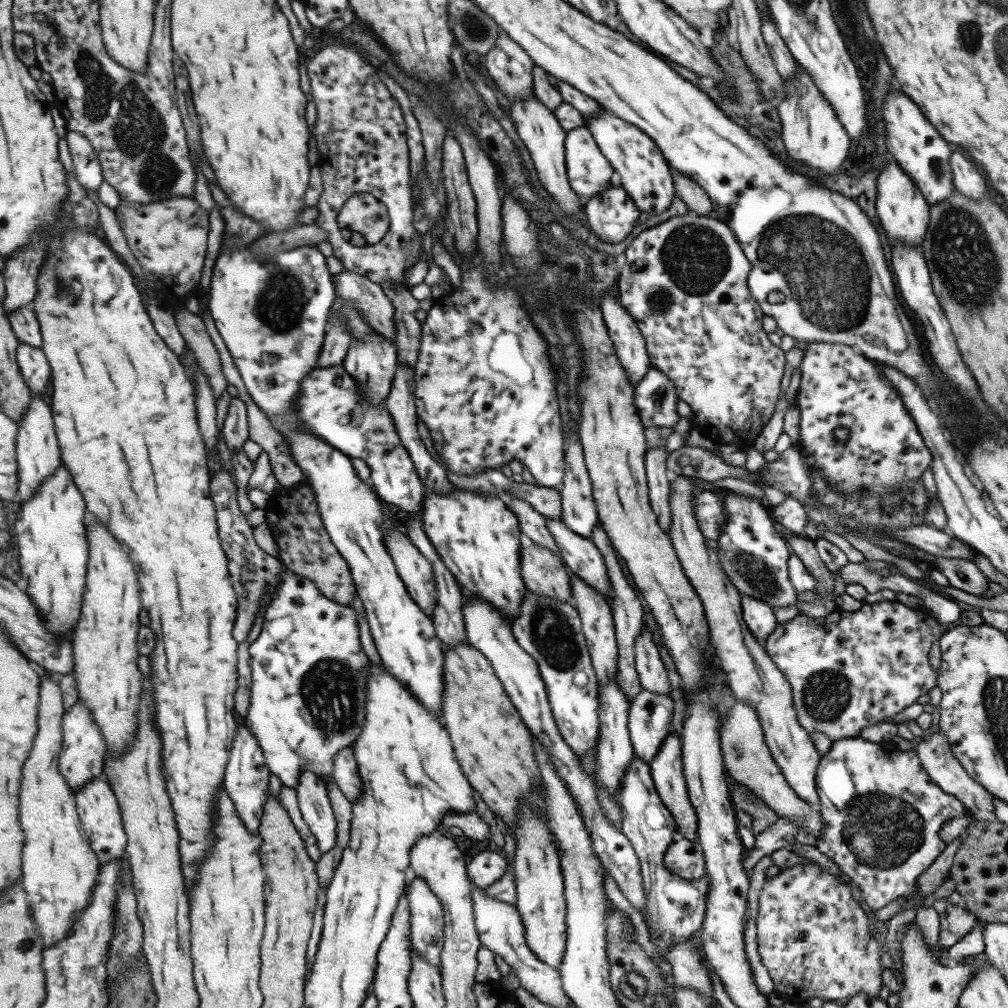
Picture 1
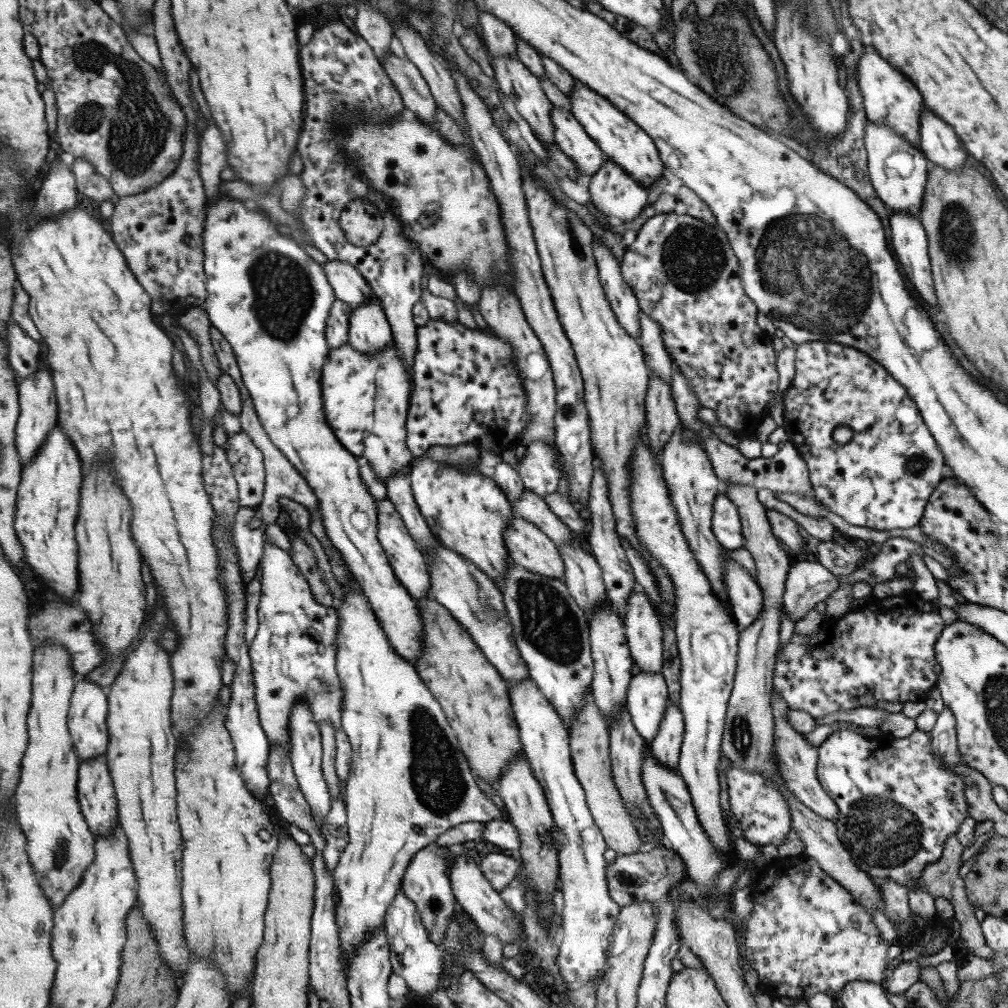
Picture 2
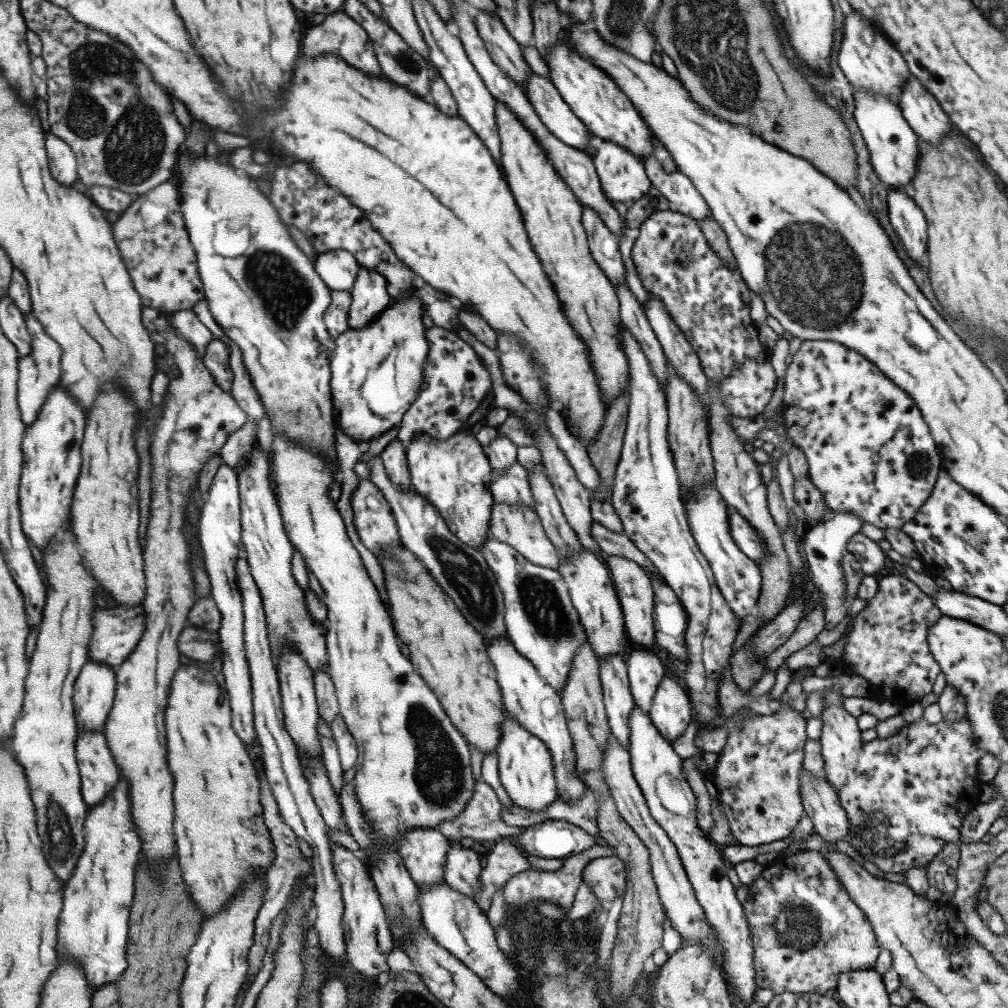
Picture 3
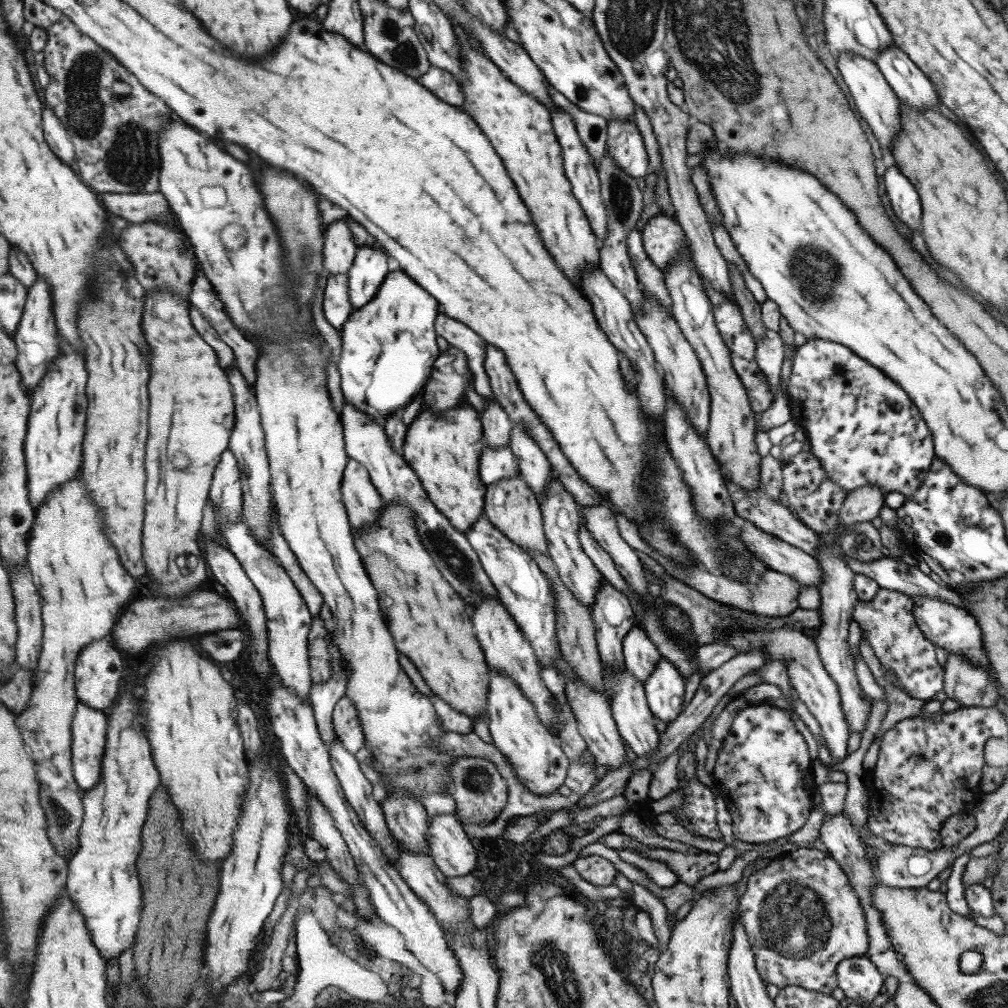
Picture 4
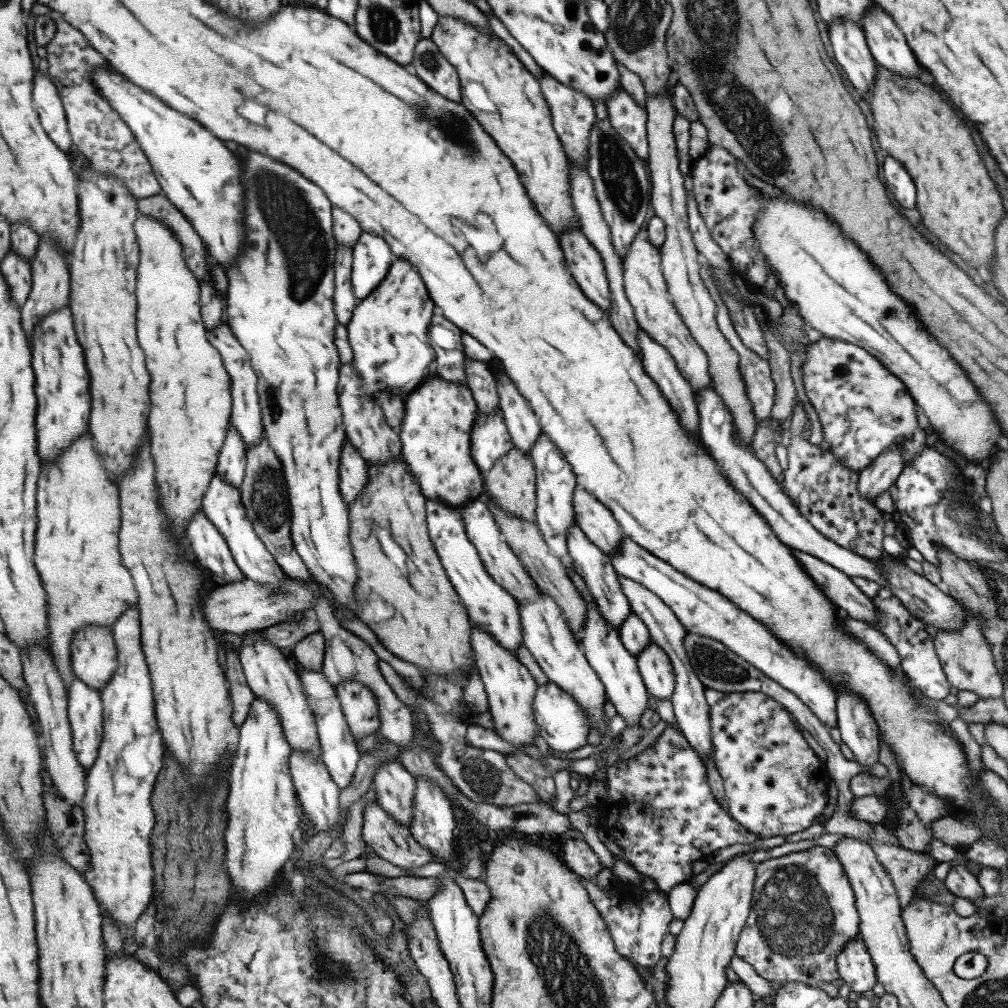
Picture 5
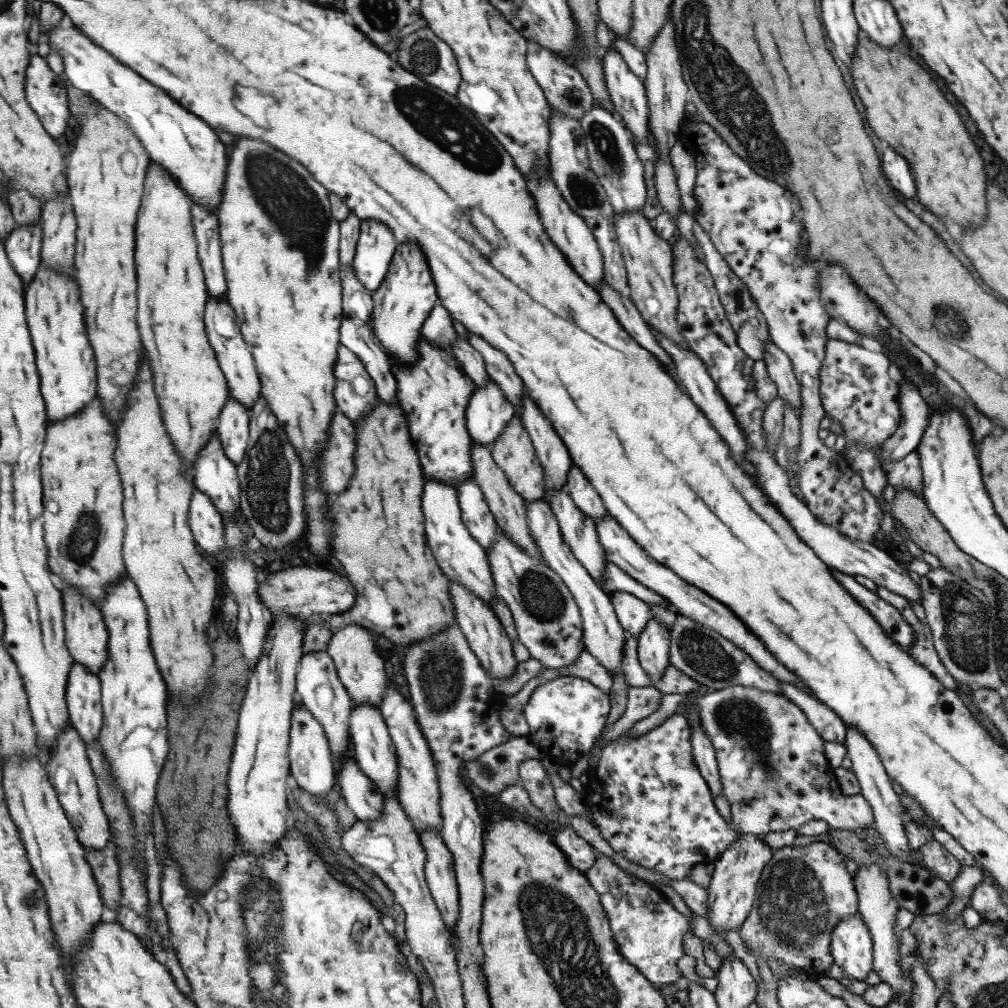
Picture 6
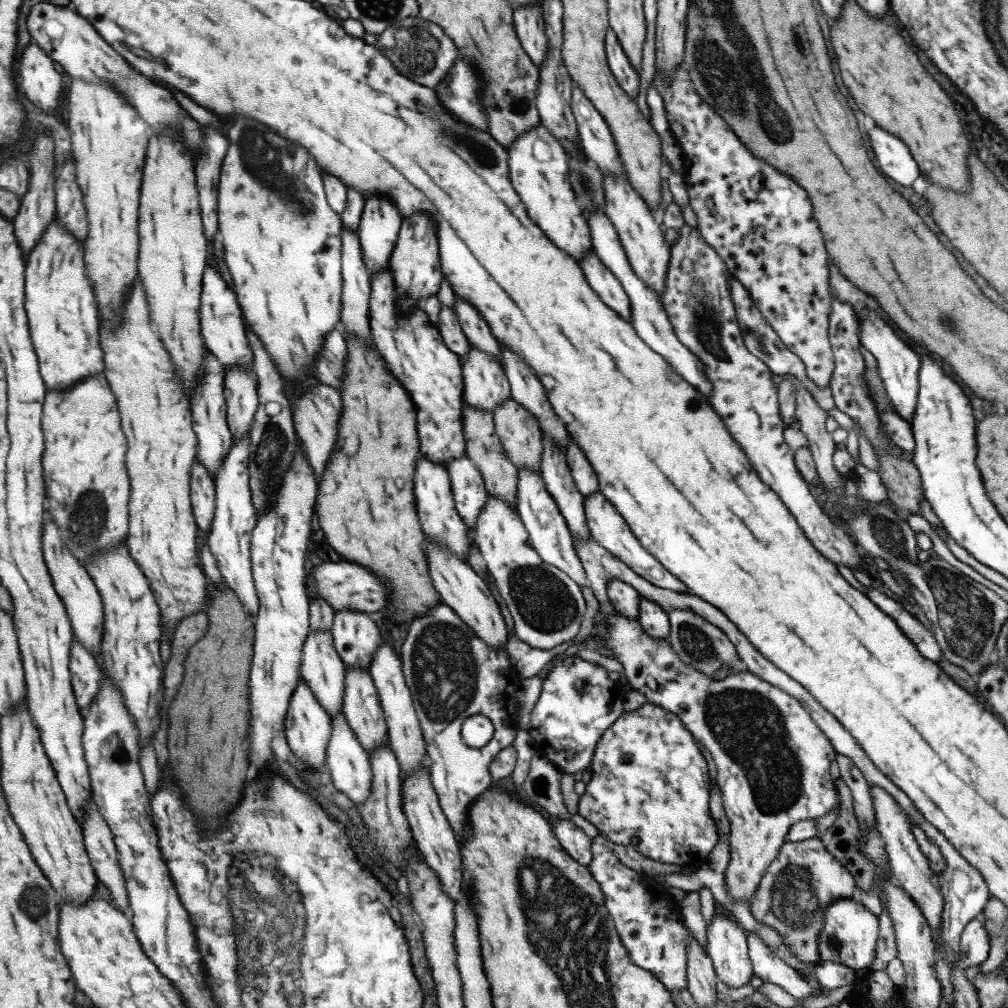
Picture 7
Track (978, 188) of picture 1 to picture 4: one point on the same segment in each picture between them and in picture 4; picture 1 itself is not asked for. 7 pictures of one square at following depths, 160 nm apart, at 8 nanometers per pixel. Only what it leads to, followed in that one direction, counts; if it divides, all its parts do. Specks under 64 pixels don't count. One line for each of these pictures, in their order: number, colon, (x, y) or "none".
2: (940, 146)
3: (920, 110)
4: (910, 86)

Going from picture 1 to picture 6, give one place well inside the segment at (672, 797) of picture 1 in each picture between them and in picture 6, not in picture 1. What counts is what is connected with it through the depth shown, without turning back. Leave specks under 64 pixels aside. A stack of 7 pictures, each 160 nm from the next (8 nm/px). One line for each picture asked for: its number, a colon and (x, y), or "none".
2: (665, 745)
3: (670, 713)
4: (663, 689)
5: (655, 669)
6: (653, 642)

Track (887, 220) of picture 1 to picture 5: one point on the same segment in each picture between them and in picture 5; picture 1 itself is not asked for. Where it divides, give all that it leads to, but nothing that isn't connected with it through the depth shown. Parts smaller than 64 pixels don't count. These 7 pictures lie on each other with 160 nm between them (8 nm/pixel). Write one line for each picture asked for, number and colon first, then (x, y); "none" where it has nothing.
2: (897, 171)
3: (892, 146)
4: (875, 102)
5: (848, 45)

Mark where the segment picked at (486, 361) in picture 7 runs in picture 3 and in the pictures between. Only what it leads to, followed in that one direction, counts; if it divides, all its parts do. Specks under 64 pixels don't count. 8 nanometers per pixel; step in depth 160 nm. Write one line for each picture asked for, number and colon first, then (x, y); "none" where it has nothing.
3: (512, 486)
4: (495, 463)
5: (490, 440)
6: (488, 411)

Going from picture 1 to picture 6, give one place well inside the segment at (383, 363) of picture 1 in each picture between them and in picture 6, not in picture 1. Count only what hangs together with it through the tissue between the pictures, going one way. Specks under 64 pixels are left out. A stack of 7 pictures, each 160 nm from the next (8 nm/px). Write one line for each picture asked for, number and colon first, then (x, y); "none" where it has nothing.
2: (370, 331)
3: (370, 297)
4: (372, 265)
5: (373, 257)
6: (377, 246)

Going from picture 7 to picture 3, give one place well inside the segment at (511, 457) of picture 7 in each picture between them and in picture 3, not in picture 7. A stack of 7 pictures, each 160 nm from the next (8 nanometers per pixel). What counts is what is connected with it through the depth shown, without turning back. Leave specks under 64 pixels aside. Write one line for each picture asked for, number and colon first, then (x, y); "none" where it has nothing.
3: (518, 526)
4: (511, 507)
5: (510, 483)
6: (512, 450)

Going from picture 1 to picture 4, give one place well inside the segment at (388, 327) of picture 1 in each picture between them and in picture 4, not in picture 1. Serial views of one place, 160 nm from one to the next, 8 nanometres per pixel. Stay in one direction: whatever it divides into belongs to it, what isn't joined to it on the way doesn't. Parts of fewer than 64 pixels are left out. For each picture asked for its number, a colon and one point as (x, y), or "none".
2: (350, 285)
3: (339, 268)
4: (340, 251)

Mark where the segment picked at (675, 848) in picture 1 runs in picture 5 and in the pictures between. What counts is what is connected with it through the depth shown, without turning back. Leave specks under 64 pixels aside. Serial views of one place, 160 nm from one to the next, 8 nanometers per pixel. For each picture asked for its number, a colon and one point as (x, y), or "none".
2: (646, 876)
3: (605, 876)
4: (594, 869)
5: (577, 856)

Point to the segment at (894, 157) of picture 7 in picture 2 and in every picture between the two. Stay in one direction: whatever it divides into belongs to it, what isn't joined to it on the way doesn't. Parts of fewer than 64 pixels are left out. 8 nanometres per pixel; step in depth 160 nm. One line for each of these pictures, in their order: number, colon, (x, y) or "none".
2: (907, 239)
3: (910, 228)
4: (903, 200)
5: (897, 181)
6: (895, 169)

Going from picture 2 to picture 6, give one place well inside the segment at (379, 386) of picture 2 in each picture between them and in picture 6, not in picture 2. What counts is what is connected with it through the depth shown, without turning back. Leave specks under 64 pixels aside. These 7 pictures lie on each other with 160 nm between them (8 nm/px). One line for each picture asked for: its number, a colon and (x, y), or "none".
3: (377, 371)
4: (388, 346)
5: (388, 333)
6: (407, 296)

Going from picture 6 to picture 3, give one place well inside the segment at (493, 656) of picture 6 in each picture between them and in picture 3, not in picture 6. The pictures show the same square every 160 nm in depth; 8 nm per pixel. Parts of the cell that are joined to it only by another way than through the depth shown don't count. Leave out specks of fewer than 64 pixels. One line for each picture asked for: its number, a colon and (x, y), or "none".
3: (524, 768)
4: (536, 759)
5: (509, 688)

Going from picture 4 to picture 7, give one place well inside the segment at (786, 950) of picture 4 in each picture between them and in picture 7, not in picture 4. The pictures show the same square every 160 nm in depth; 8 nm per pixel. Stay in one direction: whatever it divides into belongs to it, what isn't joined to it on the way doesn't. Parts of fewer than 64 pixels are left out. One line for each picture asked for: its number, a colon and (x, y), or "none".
5: (802, 913)
6: (802, 892)
7: (799, 883)

